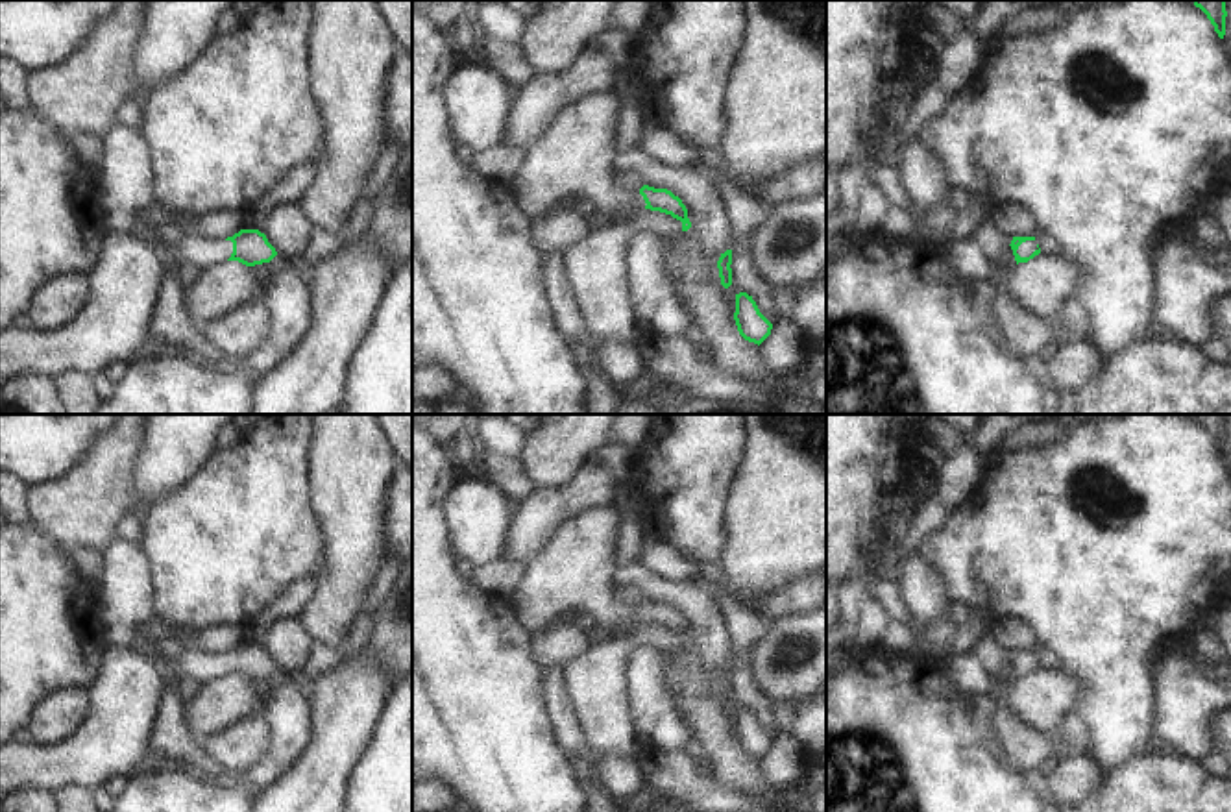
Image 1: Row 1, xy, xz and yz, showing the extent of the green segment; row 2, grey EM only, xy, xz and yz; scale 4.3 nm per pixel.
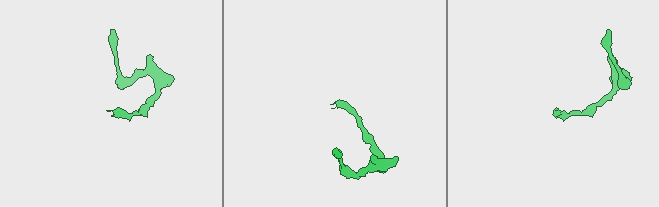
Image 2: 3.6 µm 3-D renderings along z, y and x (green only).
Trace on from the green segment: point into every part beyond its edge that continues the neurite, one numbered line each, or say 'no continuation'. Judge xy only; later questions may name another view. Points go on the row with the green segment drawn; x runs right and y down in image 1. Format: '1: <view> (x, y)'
1: xy (202, 252)

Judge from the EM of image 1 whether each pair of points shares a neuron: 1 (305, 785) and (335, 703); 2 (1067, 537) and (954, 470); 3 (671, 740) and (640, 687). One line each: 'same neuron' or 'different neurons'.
1: same neuron
2: different neurons
3: same neuron

